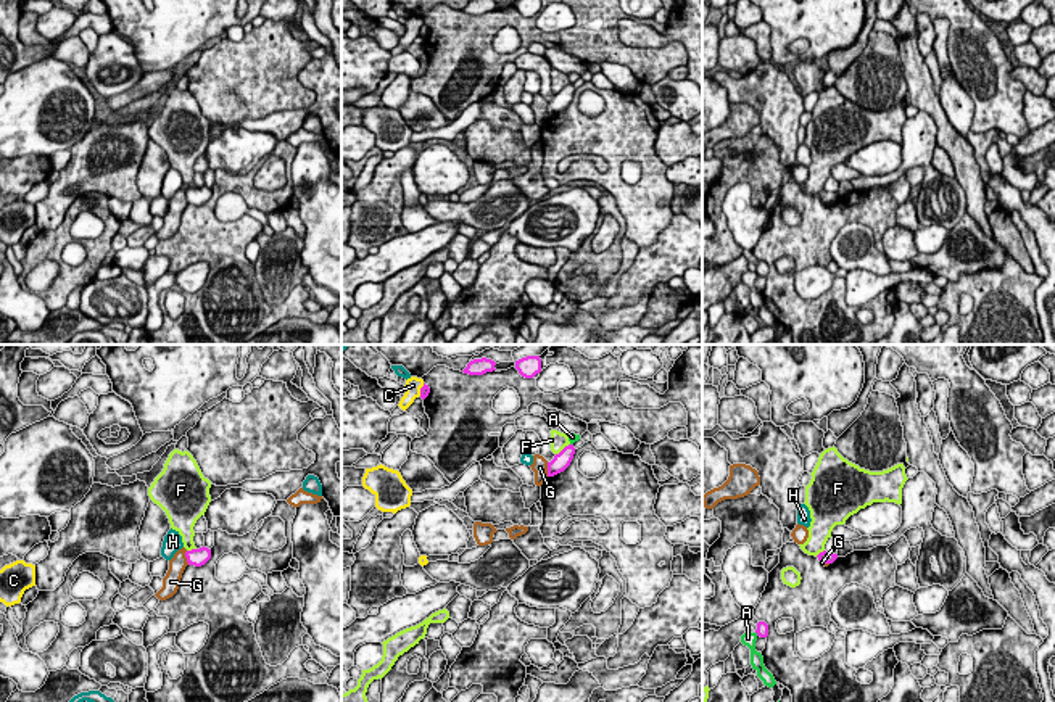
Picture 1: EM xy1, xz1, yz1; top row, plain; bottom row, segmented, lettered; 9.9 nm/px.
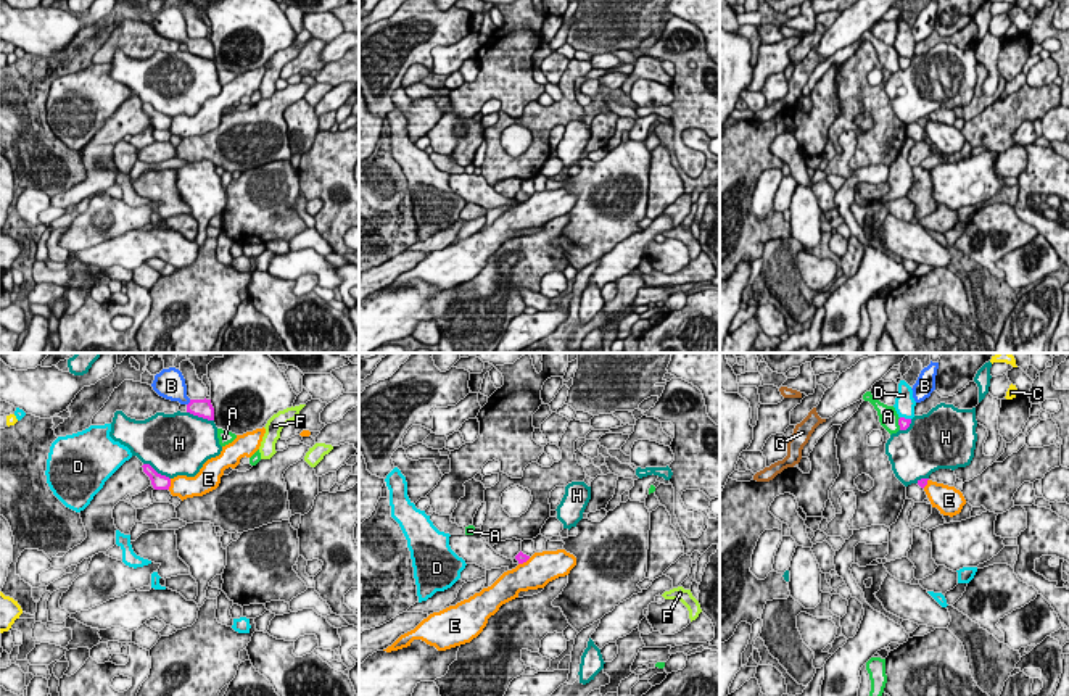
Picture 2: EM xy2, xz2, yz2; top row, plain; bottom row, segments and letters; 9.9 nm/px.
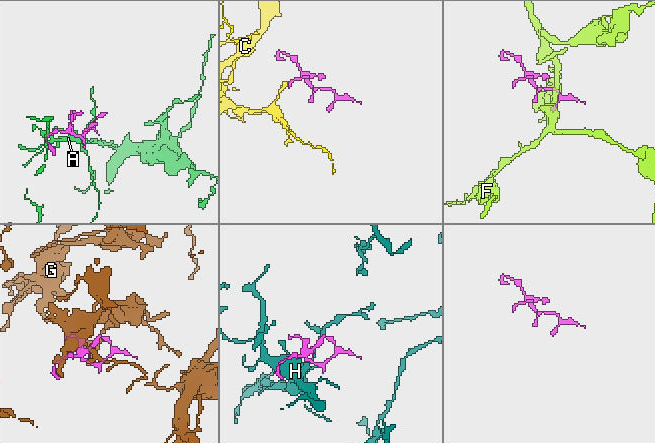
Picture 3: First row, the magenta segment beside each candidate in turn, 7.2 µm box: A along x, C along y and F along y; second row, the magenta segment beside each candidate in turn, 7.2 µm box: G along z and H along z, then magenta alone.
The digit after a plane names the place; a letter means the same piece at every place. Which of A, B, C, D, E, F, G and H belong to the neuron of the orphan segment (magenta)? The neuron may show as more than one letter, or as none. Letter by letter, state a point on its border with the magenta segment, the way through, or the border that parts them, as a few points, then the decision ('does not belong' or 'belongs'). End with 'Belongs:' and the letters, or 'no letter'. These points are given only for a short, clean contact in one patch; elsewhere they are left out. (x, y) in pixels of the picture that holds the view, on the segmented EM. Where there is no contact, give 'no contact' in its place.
A: contact yz1 (756, 631); does not belong
B: contact xy2 (189, 403); way xy2 (202, 408), (189, 403), (171, 385); belongs
C: contact xz1 (421, 390); border xz1 (424, 384), (419, 395); does not belong
D: contact yz2 (903, 418); does not belong
E: contact xy2 (169, 484); border xy2 (171, 479), (168, 488); does not belong
F: contact xz1 (564, 448); does not belong
G: contact xy1 (186, 556); border xy1 (186, 551), (189, 564); does not belong
H: contact xy2 (200, 416); does not belong
Belongs: B

